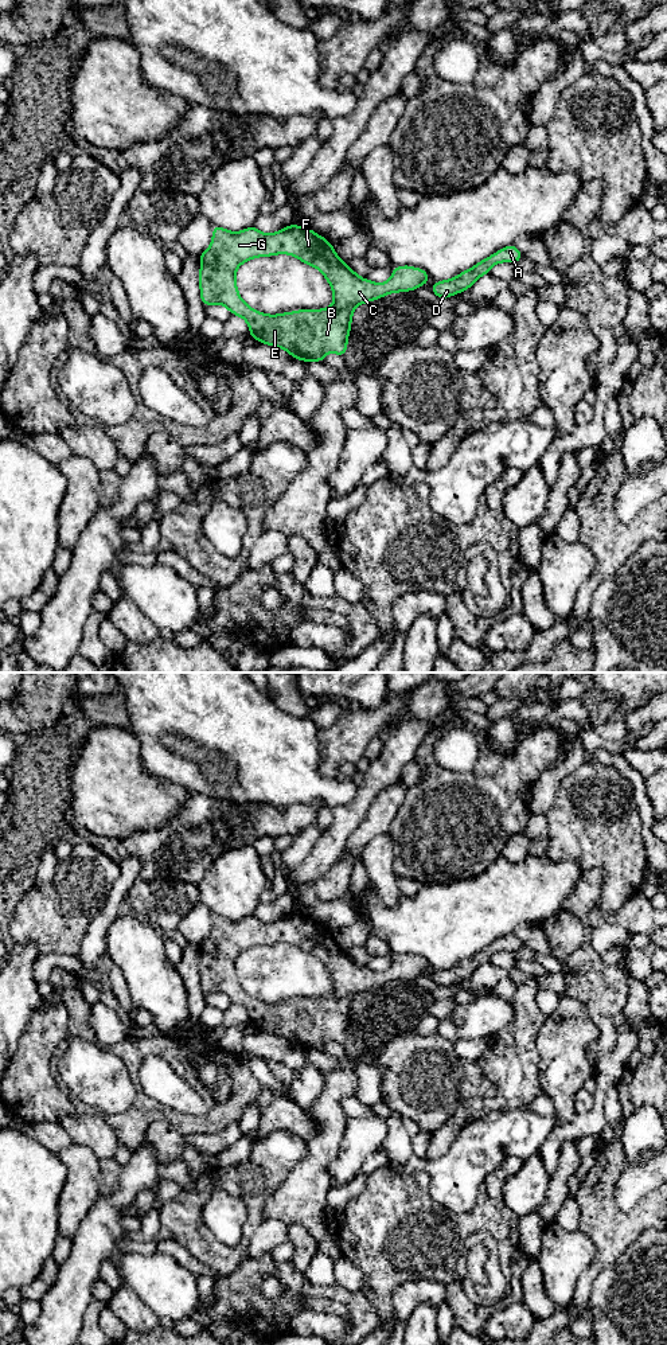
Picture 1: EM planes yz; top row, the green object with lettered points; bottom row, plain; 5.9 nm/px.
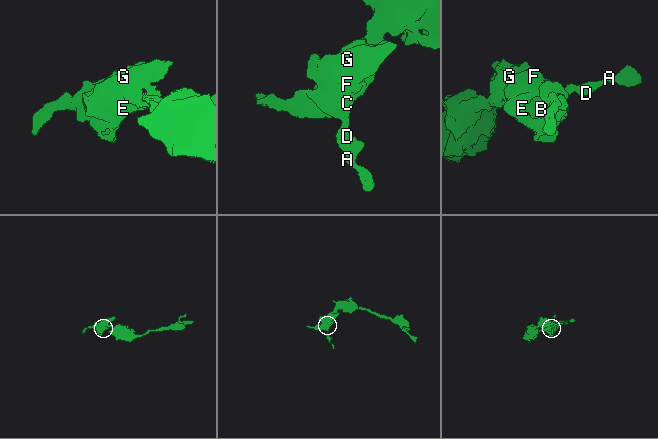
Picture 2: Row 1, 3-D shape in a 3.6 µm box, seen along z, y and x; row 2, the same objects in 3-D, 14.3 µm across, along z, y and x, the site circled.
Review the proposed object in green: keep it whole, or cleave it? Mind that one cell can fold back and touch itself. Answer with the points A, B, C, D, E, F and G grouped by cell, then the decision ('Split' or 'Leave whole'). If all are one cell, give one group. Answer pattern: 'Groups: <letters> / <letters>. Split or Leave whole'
Groups: A B C D E F G. Leave whole

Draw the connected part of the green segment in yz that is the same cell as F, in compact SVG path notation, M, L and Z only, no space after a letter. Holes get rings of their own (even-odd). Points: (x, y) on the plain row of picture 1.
M217 913L212 915L212 929L207 939L199 943L200 962L199 975L203 995L210 993L225 994L231 1003L246 1009L250 1025L261 1032L280 1036L295 1048L304 1052L319 1049L325 1052L324 1042L347 1042L347 1029L351 1018L354 998L363 991L378 989L389 982L414 979L424 975L430 963L414 955L394 955L393 964L383 972L377 972L359 966L335 942L334 933L309 916L289 913L274 923L264 923L256 915L242 920L229 920ZM274 943L292 943L304 952L319 958L332 975L334 993L324 998L300 998L280 1003L265 1003L250 997L239 985L235 962L241 952L256 946L269 946Z

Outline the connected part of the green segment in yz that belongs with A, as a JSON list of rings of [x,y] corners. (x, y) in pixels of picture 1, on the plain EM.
[[[515,933],[506,935],[498,939],[495,943],[491,943],[485,948],[477,951],[468,959],[461,960],[459,964],[452,968],[437,970],[430,979],[438,987],[446,987],[467,979],[472,972],[481,964],[489,962],[491,956],[498,951],[511,951],[515,952],[522,948],[524,944],[516,937]]]

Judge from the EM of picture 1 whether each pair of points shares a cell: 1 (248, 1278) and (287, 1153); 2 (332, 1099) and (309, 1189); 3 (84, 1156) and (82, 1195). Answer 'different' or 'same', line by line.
1: different
2: same
3: same

